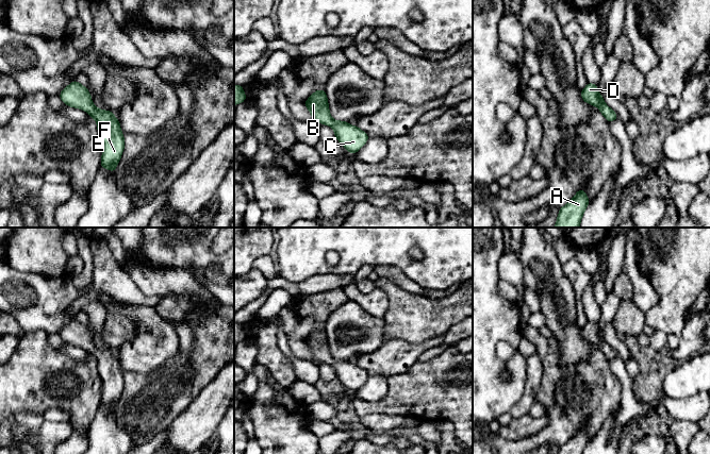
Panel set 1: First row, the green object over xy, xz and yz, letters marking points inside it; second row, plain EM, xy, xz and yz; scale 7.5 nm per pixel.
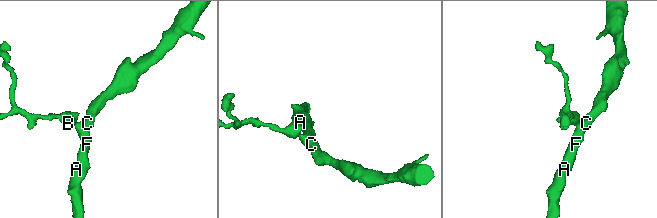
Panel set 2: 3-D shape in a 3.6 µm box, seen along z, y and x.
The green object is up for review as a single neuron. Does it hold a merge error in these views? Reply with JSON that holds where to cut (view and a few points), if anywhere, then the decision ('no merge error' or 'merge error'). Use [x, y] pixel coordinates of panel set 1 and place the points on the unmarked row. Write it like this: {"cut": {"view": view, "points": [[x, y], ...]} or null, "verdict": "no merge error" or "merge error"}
{"cut": null, "verdict": "no merge error"}

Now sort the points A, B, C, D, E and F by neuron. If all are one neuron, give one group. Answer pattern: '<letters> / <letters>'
A B C D E F

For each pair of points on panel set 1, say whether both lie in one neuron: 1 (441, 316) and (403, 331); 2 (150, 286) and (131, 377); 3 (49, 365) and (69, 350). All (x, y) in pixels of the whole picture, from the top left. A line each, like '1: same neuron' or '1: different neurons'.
1: same neuron
2: different neurons
3: different neurons

